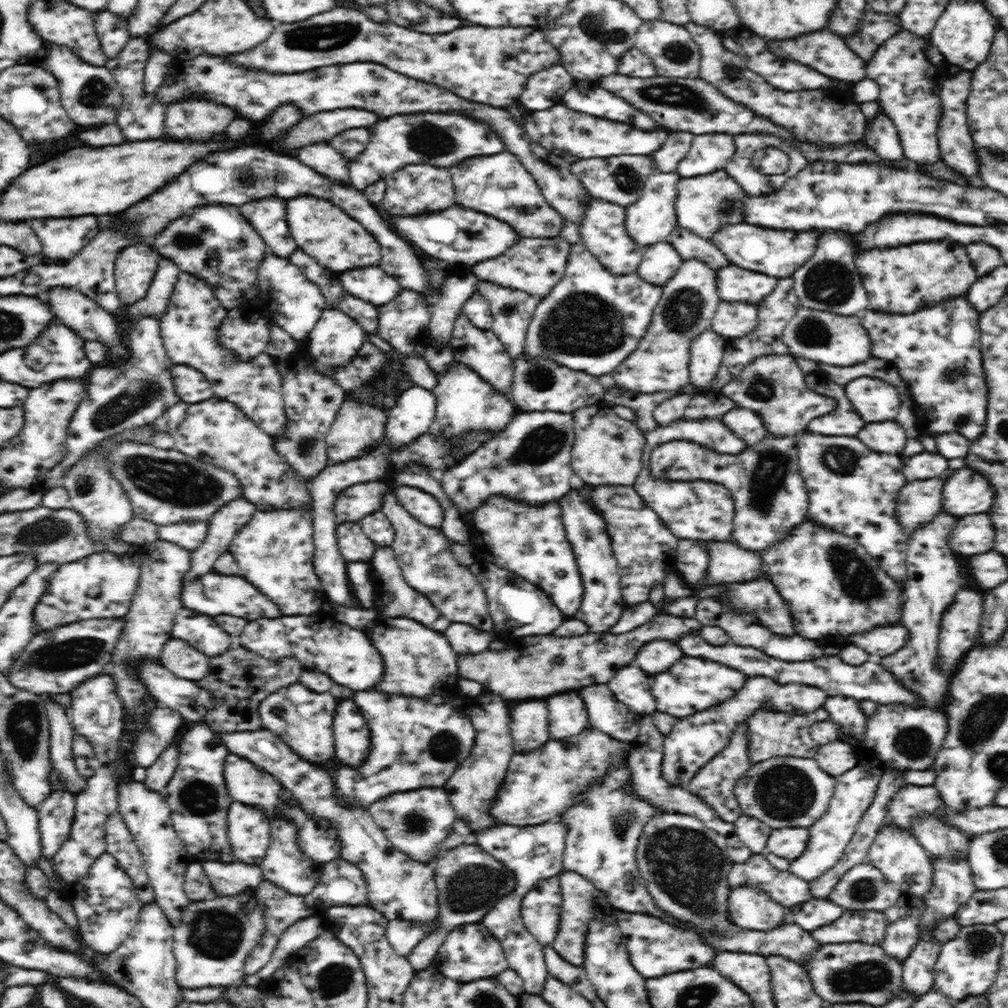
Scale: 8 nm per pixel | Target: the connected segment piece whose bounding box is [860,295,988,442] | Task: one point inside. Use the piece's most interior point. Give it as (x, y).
(936, 350)

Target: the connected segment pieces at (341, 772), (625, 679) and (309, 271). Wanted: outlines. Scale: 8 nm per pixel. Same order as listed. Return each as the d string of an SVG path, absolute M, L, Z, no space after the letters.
M372 689L356 692L352 698L356 706L360 708L360 713L364 715L370 731L370 754L366 758L366 763L358 769L352 769L340 763L330 770L329 774L333 777L335 788L339 796L343 797L342 802L348 802L355 808L368 809L370 804L398 792L426 787L443 787L462 761L470 756L477 735L473 722L469 717L456 713L455 707L448 701L442 700L439 695L404 696L403 694L386 694L381 690Z
M626 666L616 672L616 676L608 681L608 688L620 702L630 710L641 715L652 715L657 711L657 704L652 694L654 678L646 676L640 668Z
M299 247L292 252L289 256L290 262L297 266L308 280L311 280L313 284L316 284L322 295L325 297L327 307L339 306L345 290L340 282L340 273L330 270L318 264L317 260L314 260L309 254L306 254Z

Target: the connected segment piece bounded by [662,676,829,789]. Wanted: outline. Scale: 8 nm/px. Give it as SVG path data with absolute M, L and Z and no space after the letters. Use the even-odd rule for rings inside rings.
M765 676L750 678L745 684L746 686L738 694L734 694L722 704L714 705L683 719L675 717L673 726L665 735L663 742L662 775L667 782L670 782L670 785L687 789L699 770L726 748L734 730L742 722L747 722L748 718L762 706L776 712L804 716L818 708L823 708L829 697L822 689L814 686L795 682L778 684Z

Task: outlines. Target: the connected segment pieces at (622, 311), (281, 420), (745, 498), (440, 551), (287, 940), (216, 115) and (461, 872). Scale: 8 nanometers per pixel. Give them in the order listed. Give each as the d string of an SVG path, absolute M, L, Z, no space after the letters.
M573 243L562 280L536 307L523 354L550 358L595 377L610 374L638 348L662 294L662 287L649 284L638 274L608 272L584 246Z
M181 272L178 280L172 288L172 296L166 307L164 316L160 319L161 337L166 348L166 353L170 357L173 365L184 364L199 370L210 382L214 391L214 397L230 401L235 404L244 414L268 435L281 437L286 430L286 411L283 401L283 390L281 378L277 369L276 358L266 352L256 356L252 361L240 362L234 353L224 349L219 343L217 333L220 330L222 320L228 316L228 309L222 307L216 297L214 290L203 278L194 274Z
M769 434L736 456L718 454L688 440L674 440L659 444L650 456L650 471L658 479L682 482L712 480L728 488L734 499L732 540L743 549L761 552L771 544L784 540L795 526L806 521L808 491L798 472L796 436L778 438Z
M392 493L384 494L381 511L394 527L394 542L391 548L396 553L405 581L414 590L432 600L444 618L452 622L470 624L478 630L492 632L494 624L489 613L484 589L474 575L474 568L458 565L451 553L452 540L440 528L430 528L418 522Z
M319 915L304 917L291 924L279 936L278 944L274 949L270 962L258 972L254 972L250 976L244 976L242 984L257 987L260 981L271 978L278 968L291 961L293 954L297 950L304 948L308 942L327 930L327 927L322 922L323 918Z
M176 100L166 104L165 136L170 140L206 142L224 132L236 118L229 106L209 100Z
M476 843L460 844L456 848L442 852L431 864L439 892L439 925L427 938L420 940L407 956L408 962L416 971L432 968L432 960L438 954L438 948L444 944L450 930L461 924L482 922L485 914L515 887L511 871Z

